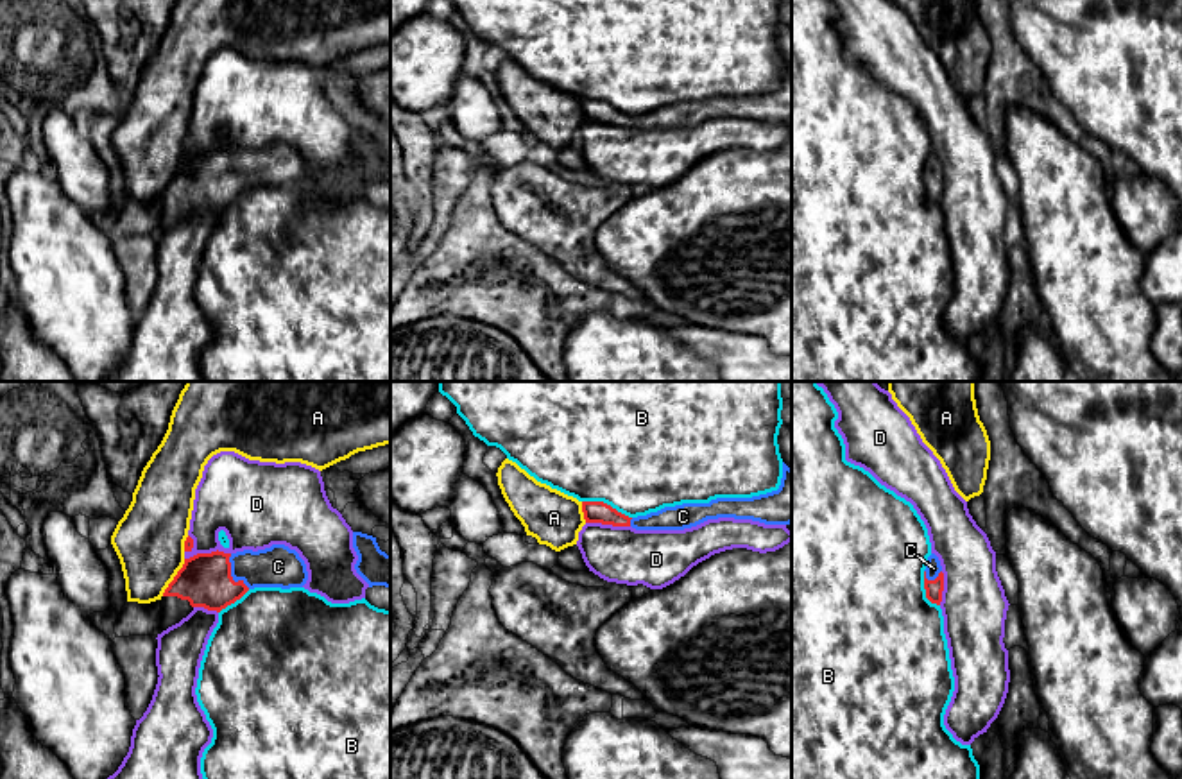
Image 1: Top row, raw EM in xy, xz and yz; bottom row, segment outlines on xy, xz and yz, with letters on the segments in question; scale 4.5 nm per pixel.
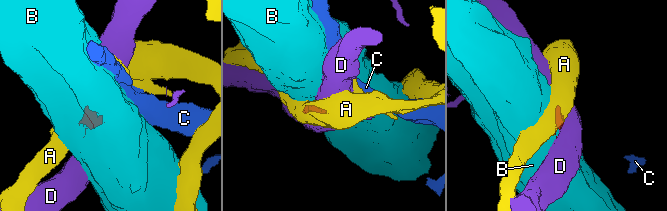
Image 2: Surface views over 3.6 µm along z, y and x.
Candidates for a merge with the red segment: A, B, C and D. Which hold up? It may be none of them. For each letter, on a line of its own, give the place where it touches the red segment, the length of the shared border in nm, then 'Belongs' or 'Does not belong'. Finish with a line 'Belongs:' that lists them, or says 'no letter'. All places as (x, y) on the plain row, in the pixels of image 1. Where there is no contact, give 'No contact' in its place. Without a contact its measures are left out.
A: Touches red at xy (174, 176). Shared border 200 nm. Does not belong
B: Touches red at xz (606, 102). Shared border 240 nm. Does not belong
C: Touches red at xy (230, 174). Shared border 180 nm. Belongs
D: Touches red at xy (206, 153). Shared border 220 nm. Does not belong
Belongs: C

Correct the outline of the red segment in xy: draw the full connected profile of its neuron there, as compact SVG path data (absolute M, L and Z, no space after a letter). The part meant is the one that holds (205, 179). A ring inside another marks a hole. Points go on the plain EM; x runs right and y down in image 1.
M285 143L236 152L211 150L184 158L161 195L159 233L179 222L195 206L220 211L254 186L303 186L304 159Z

